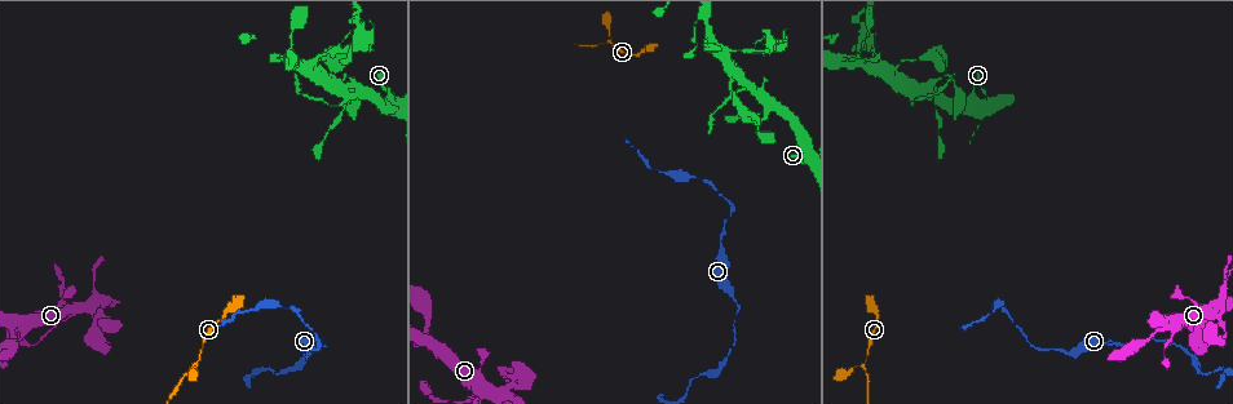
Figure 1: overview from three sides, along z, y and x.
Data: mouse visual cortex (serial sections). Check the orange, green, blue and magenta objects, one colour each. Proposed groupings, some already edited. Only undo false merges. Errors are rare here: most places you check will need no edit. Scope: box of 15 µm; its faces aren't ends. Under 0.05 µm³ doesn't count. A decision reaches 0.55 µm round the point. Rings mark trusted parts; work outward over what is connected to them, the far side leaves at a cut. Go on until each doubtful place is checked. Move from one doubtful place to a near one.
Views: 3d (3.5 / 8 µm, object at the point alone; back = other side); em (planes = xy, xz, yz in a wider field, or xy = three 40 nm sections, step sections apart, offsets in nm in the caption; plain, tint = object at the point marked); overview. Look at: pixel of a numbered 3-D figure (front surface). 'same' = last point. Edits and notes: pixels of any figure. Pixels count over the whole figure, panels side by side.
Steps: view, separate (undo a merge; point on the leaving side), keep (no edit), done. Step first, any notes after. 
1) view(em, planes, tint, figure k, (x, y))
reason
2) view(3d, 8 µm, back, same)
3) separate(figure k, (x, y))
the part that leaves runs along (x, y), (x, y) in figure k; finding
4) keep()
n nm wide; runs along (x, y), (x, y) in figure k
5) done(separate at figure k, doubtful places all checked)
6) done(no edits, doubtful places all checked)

view(3d, 3.5 µm, figure 1, (319, 346))
sharp bend

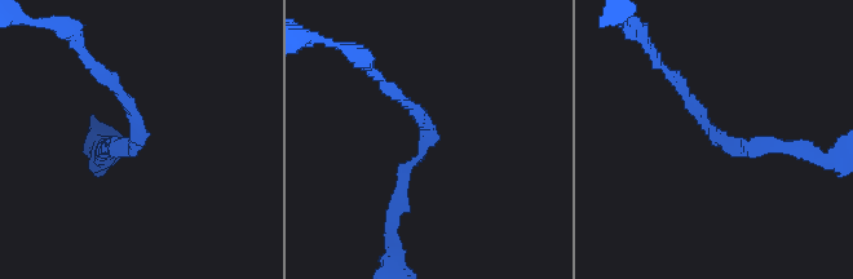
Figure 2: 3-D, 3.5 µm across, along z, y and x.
view(em, xy, step 5, tint, figure 2, (716, 139))
arms of 150, 200 nm

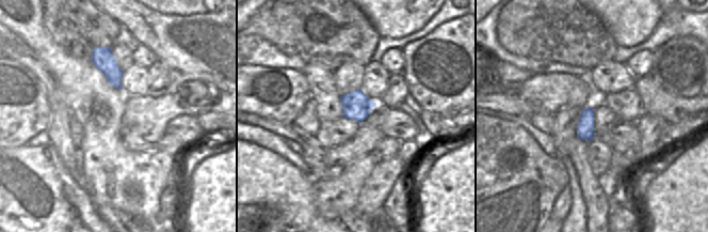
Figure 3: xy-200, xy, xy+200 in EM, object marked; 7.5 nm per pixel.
keep()
runs along (795, 147), (732, 147), (672, 75) in figure 2; all the same cell

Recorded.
view(3d, 8 µm, back, figure 1, (912, 99))
three-way junction

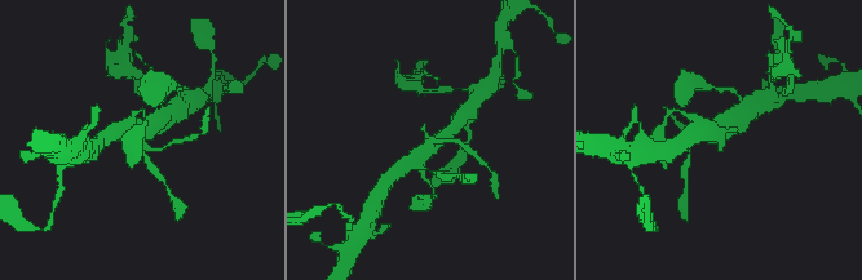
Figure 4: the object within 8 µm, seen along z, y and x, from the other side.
view(3d, 3.5 µm, back, figure 4, (433, 143))

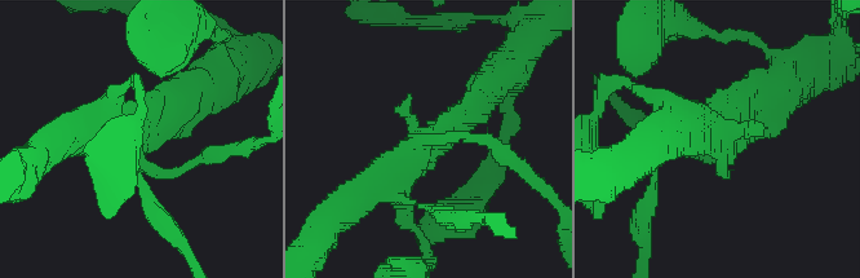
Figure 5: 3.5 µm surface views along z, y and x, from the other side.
view(em, xy, step 3, tint, figure 5, (427, 141))
shape alone is not enough

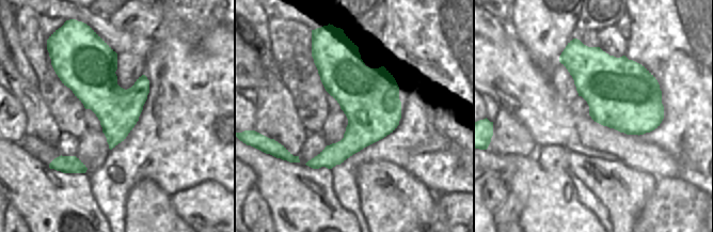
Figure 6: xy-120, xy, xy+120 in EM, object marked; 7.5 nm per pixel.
keep()
one cell here

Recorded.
view(3d, 3.5 µm, figure 1, (611, 41))

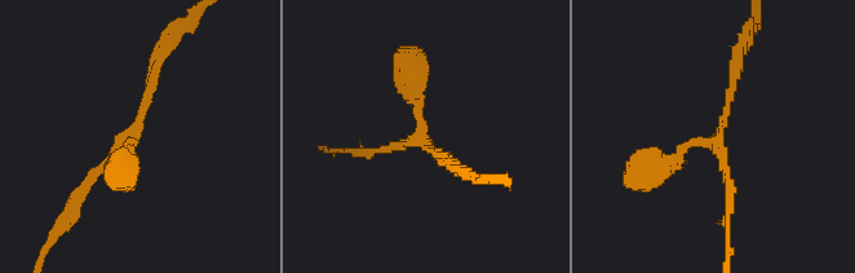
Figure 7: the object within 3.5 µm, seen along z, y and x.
view(em, xy, step 2, plain, figure 7, (417, 141))
3 arms; arms of 100, 150, 300 nm

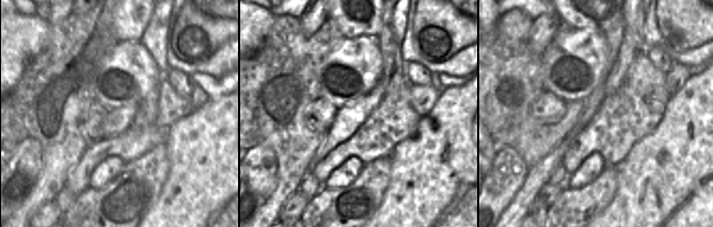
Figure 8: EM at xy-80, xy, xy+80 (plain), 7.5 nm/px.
view(em, xy, step 2, tint, same)

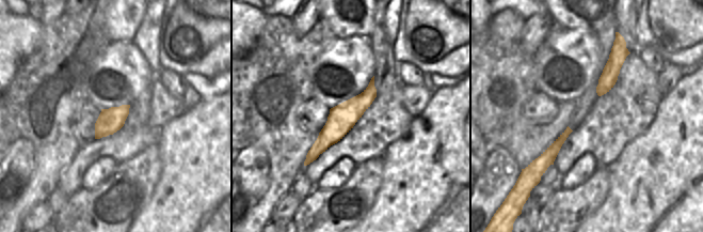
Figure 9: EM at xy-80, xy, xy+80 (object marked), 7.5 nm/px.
keep()
continuous, no second cell

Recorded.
done(no edits, doubtful places all checked)

